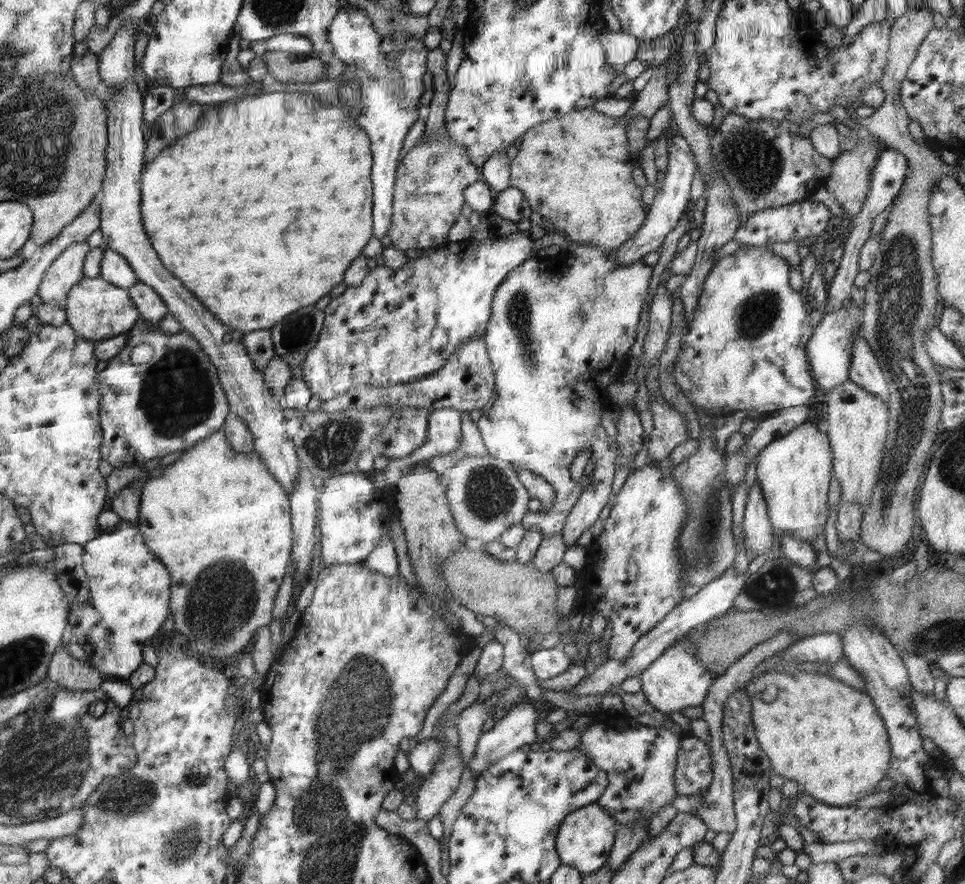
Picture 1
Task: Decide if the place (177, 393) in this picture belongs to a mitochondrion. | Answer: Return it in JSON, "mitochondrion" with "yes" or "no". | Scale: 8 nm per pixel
{"mitochondrion":"yes"}

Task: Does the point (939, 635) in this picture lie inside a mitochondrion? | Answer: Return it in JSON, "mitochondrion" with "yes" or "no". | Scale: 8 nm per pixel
{"mitochondrion":"yes"}

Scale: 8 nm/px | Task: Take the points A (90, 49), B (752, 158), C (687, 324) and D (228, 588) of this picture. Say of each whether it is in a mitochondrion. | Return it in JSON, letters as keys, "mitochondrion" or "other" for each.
{"A":"other","B":"mitochondrion","C":"other","D":"mitochondrion"}

